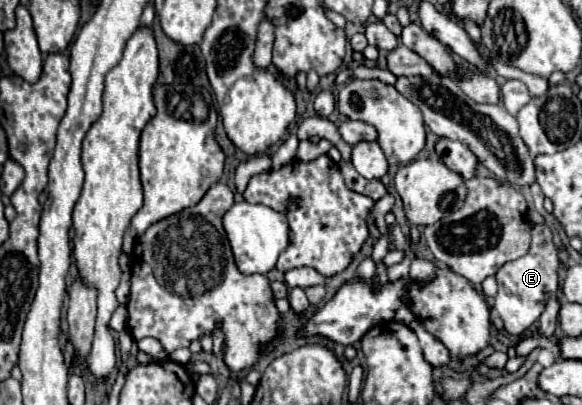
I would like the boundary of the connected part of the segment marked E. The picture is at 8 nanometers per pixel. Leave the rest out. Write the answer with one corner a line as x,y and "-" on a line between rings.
536,224
532,226
532,246
530,252
514,262
504,264
498,272
496,272
496,280
500,286
506,288
506,292
512,294
510,302
498,302
506,306
506,314
500,314
500,318
504,320
504,328
506,332
520,336
524,334
532,322
536,322
544,310
544,302
548,296
554,296
558,290
558,252
556,246
552,242
552,232
546,224

